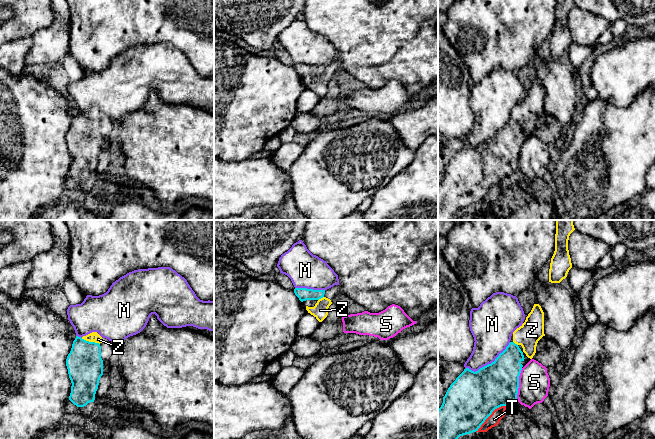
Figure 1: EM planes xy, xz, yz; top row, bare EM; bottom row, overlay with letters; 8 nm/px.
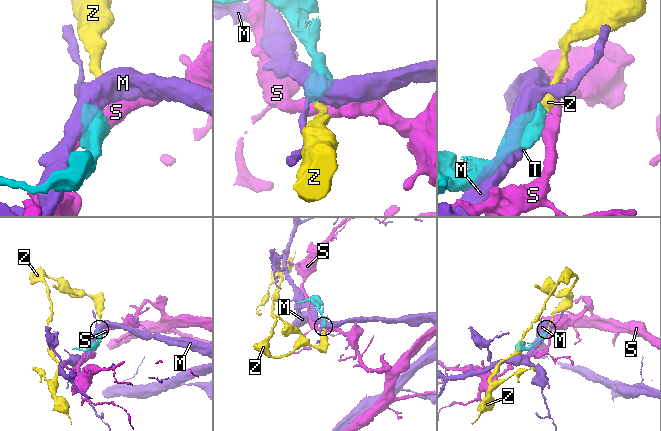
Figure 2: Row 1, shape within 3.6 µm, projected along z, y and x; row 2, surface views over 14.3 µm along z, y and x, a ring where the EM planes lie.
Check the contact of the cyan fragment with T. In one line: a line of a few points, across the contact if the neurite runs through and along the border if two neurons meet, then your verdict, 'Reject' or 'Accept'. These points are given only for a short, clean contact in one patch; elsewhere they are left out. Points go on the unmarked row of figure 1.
Reject

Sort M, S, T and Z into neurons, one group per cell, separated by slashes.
M / S / T / Z

